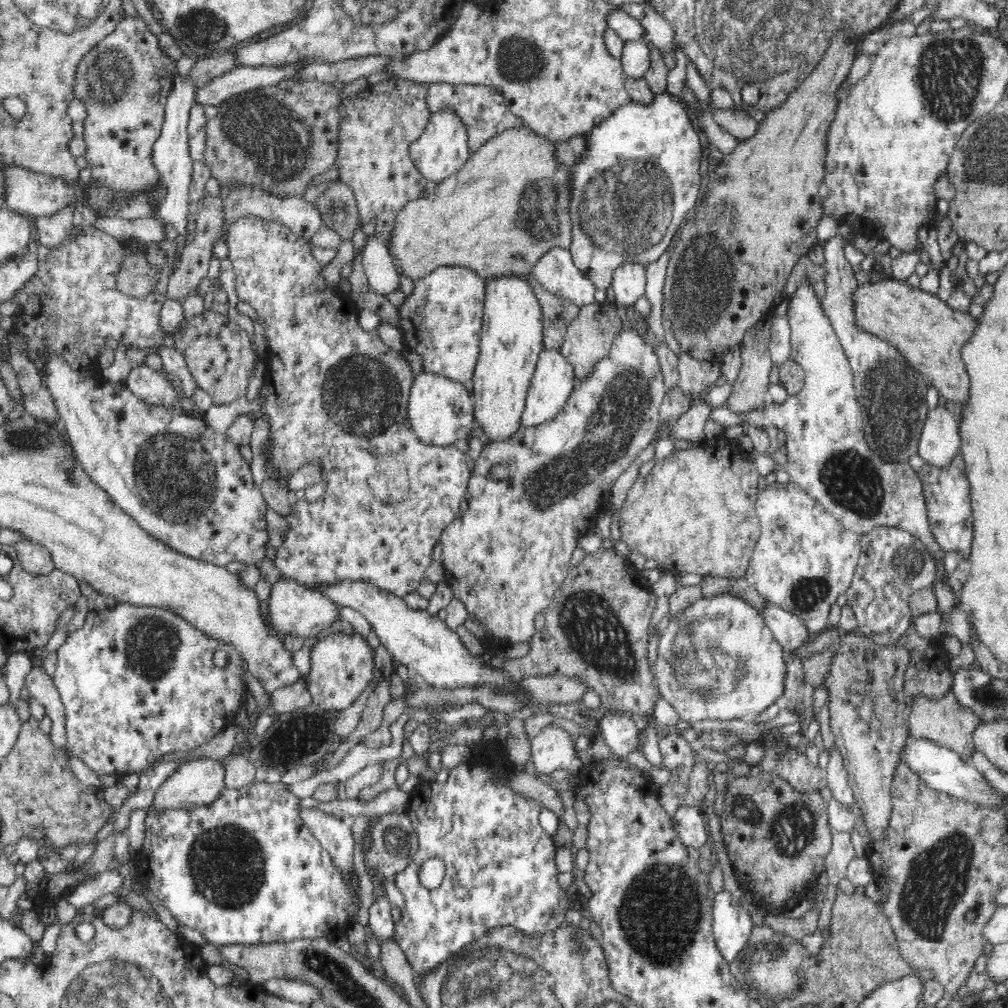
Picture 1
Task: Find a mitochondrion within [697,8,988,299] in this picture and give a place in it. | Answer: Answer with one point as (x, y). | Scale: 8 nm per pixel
(950, 68)

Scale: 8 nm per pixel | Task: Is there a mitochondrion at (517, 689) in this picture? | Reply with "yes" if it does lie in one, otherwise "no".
no

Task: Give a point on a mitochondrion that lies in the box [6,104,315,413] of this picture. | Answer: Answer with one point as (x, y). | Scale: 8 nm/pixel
(42, 335)

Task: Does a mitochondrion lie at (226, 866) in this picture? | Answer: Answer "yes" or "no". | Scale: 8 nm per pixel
yes

